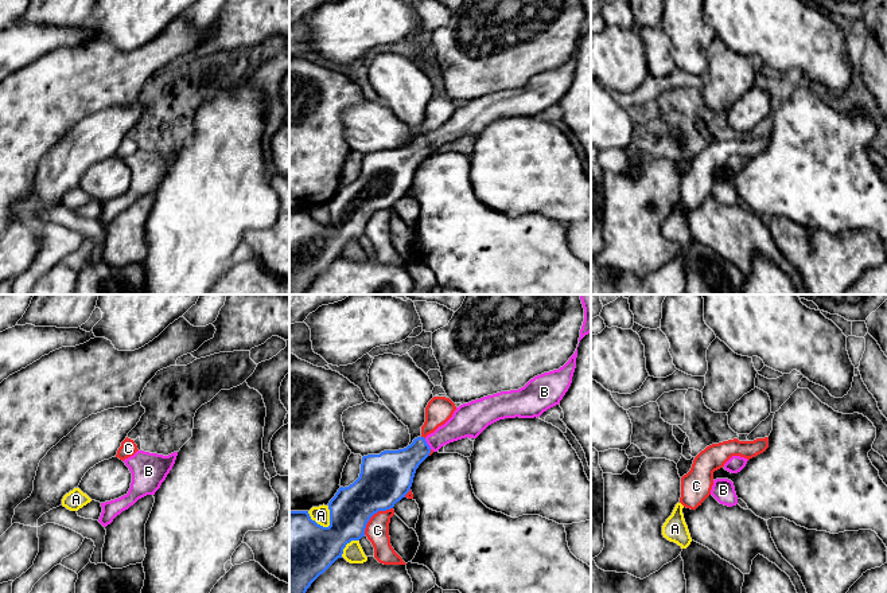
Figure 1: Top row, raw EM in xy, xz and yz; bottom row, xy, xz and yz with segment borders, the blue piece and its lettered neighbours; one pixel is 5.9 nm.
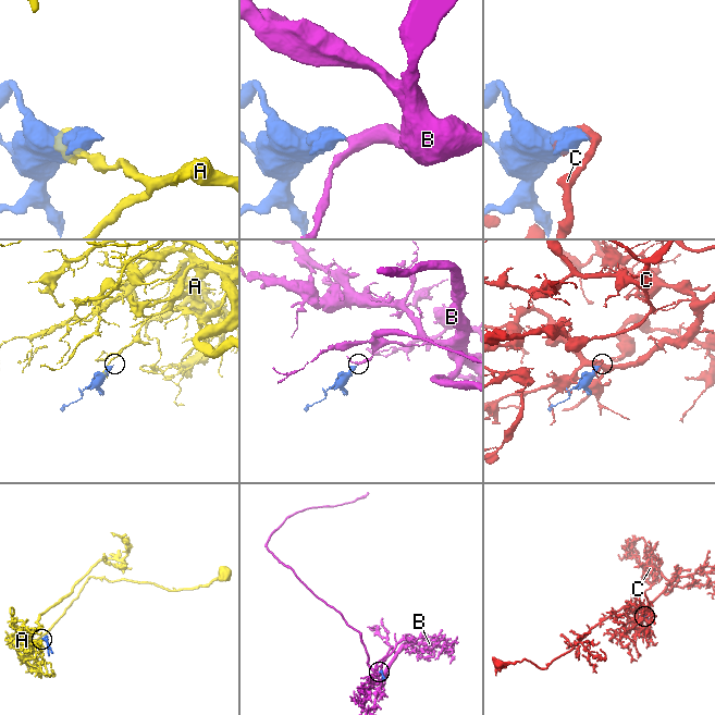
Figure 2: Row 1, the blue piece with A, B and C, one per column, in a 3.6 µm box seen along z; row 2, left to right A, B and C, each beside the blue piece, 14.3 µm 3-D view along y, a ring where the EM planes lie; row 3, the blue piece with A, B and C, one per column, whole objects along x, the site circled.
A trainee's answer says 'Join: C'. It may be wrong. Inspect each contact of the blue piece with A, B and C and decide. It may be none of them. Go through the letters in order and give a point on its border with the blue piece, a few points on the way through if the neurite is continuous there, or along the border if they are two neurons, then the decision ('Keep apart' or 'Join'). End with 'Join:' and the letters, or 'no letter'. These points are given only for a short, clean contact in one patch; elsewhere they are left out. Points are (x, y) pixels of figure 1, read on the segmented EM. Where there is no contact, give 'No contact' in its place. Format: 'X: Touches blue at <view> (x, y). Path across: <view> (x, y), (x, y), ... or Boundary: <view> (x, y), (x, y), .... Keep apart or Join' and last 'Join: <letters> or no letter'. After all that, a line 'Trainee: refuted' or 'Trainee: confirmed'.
A: Touches blue at xz (316, 523). Keep apart
B: Touches blue at xz (427, 444). Path across: xz (395, 469), (427, 444), (463, 424). Join
C: Touches blue at xz (373, 514). Keep apart
Join: B
Trainee: refuted

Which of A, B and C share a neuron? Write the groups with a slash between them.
A / B / C

